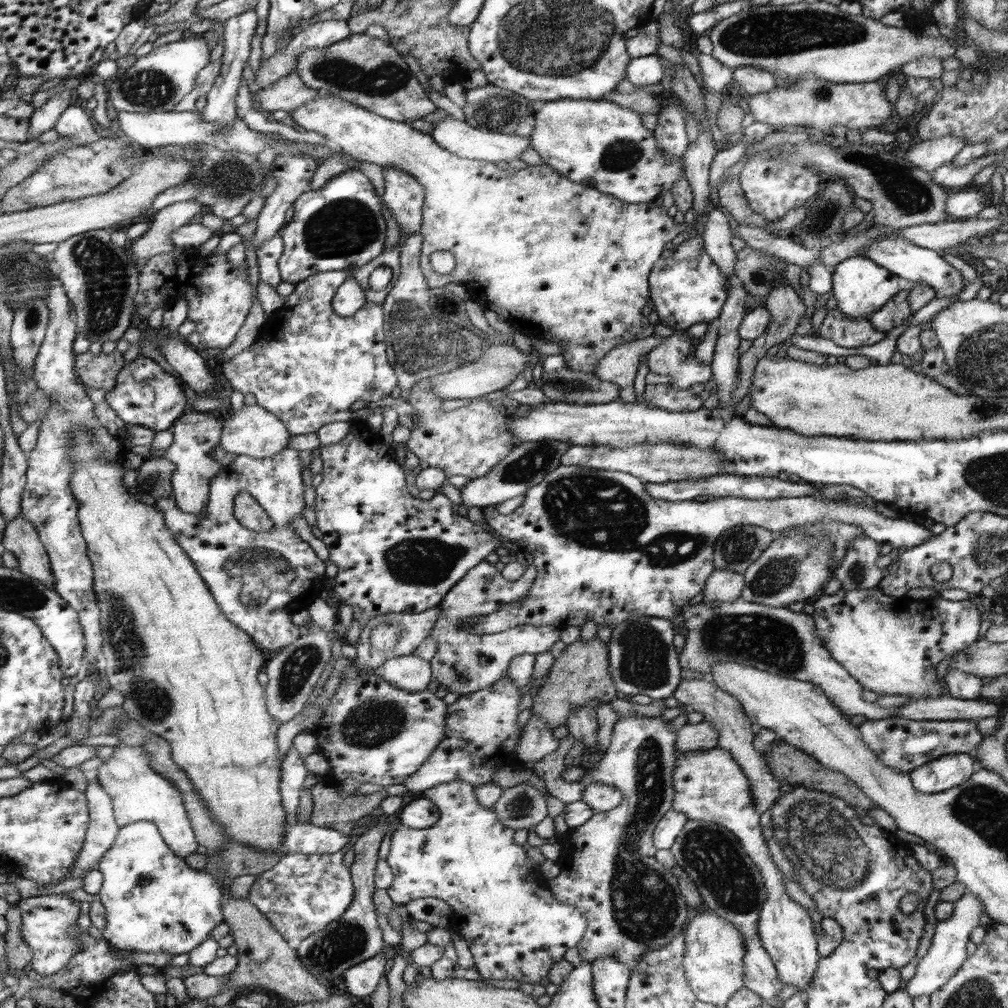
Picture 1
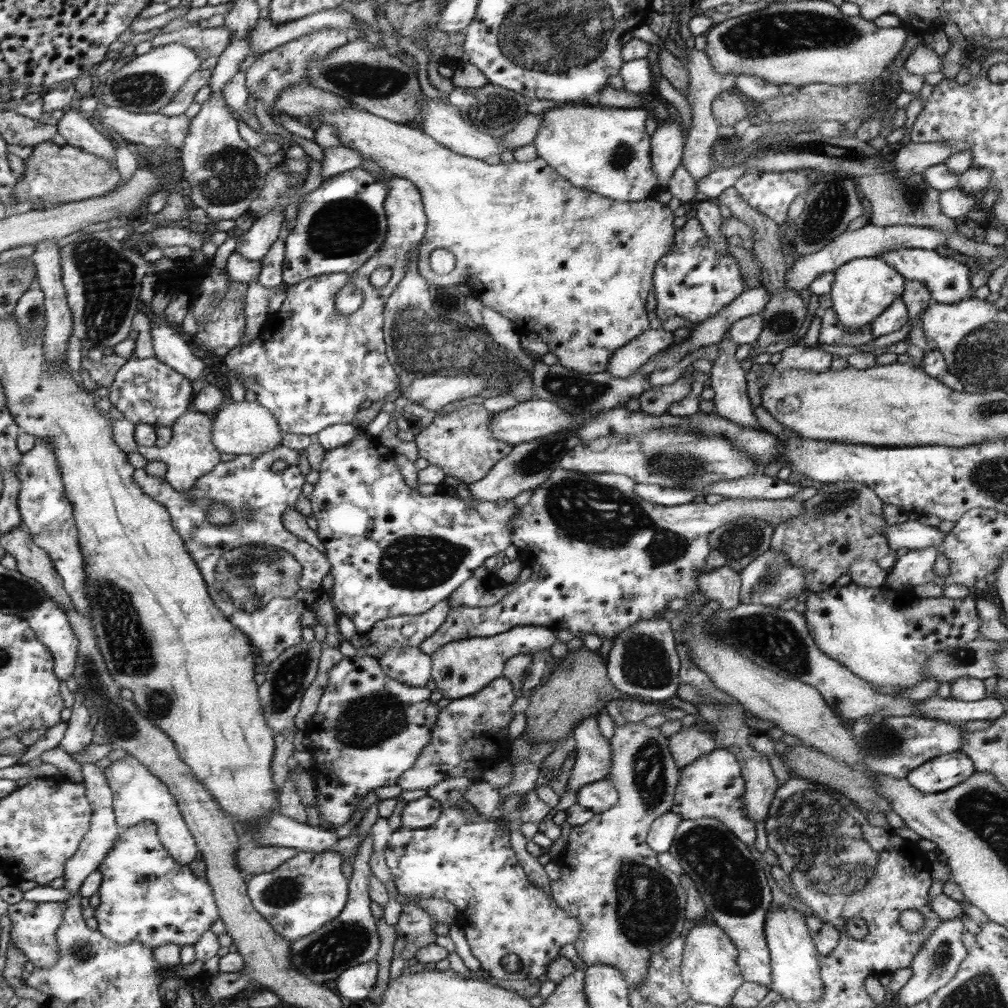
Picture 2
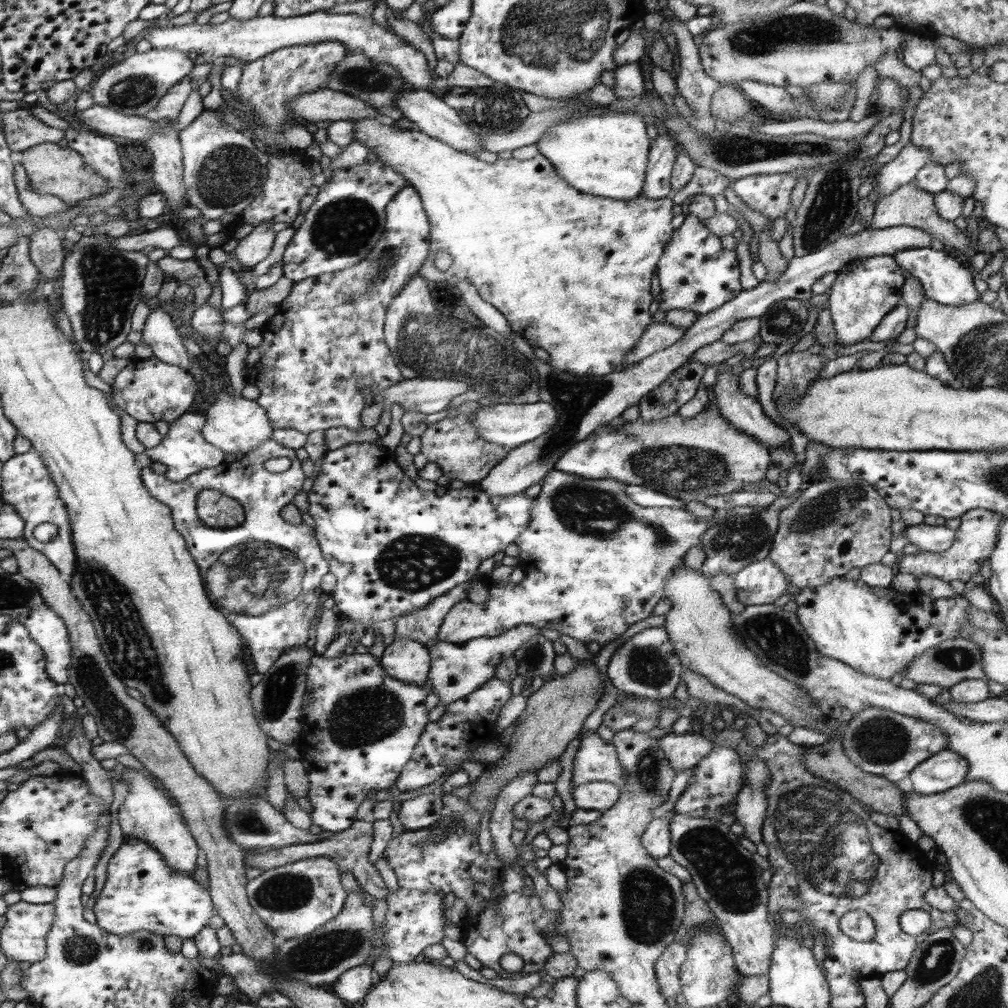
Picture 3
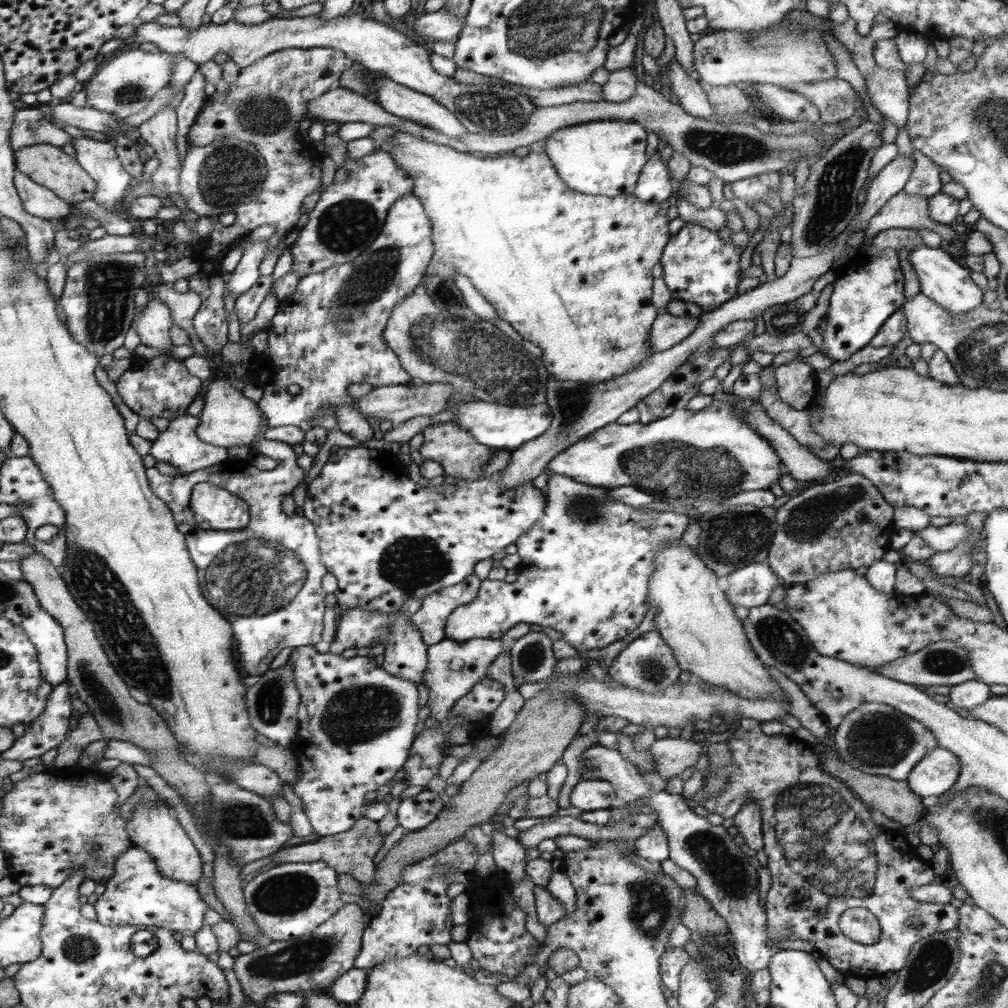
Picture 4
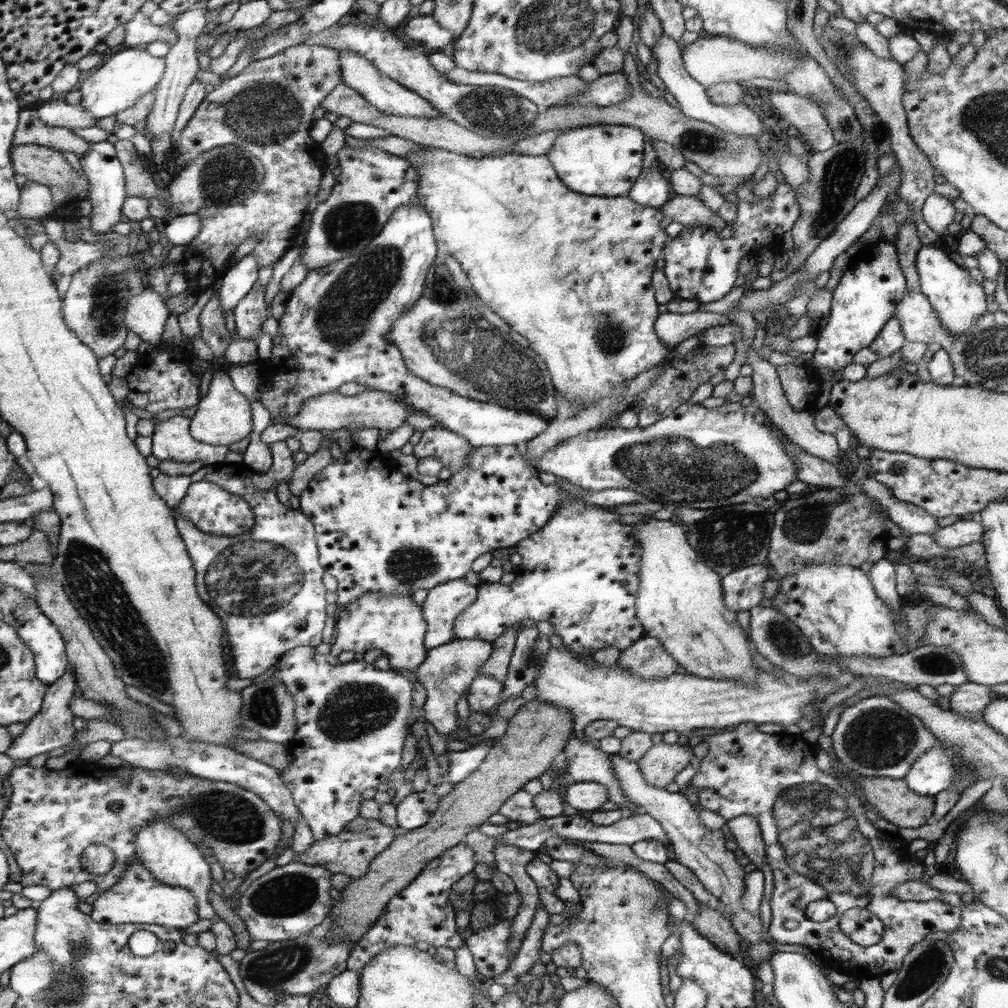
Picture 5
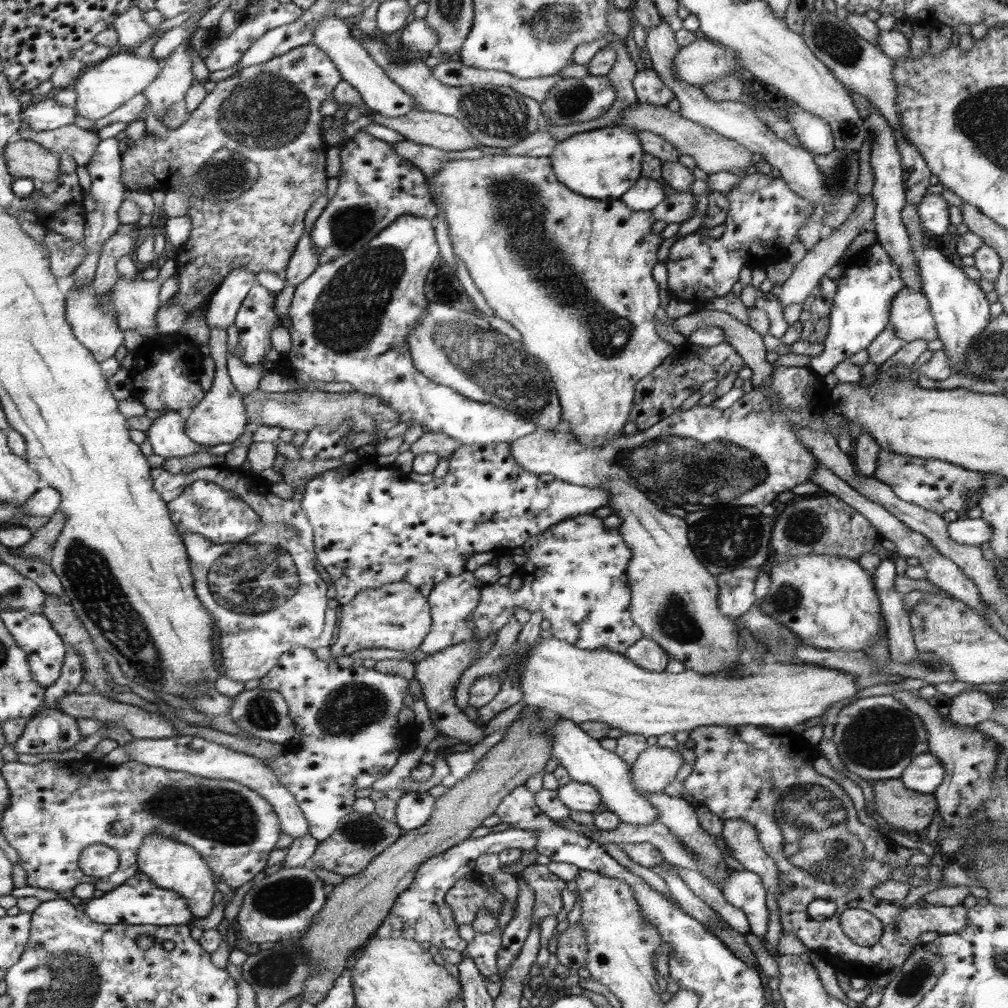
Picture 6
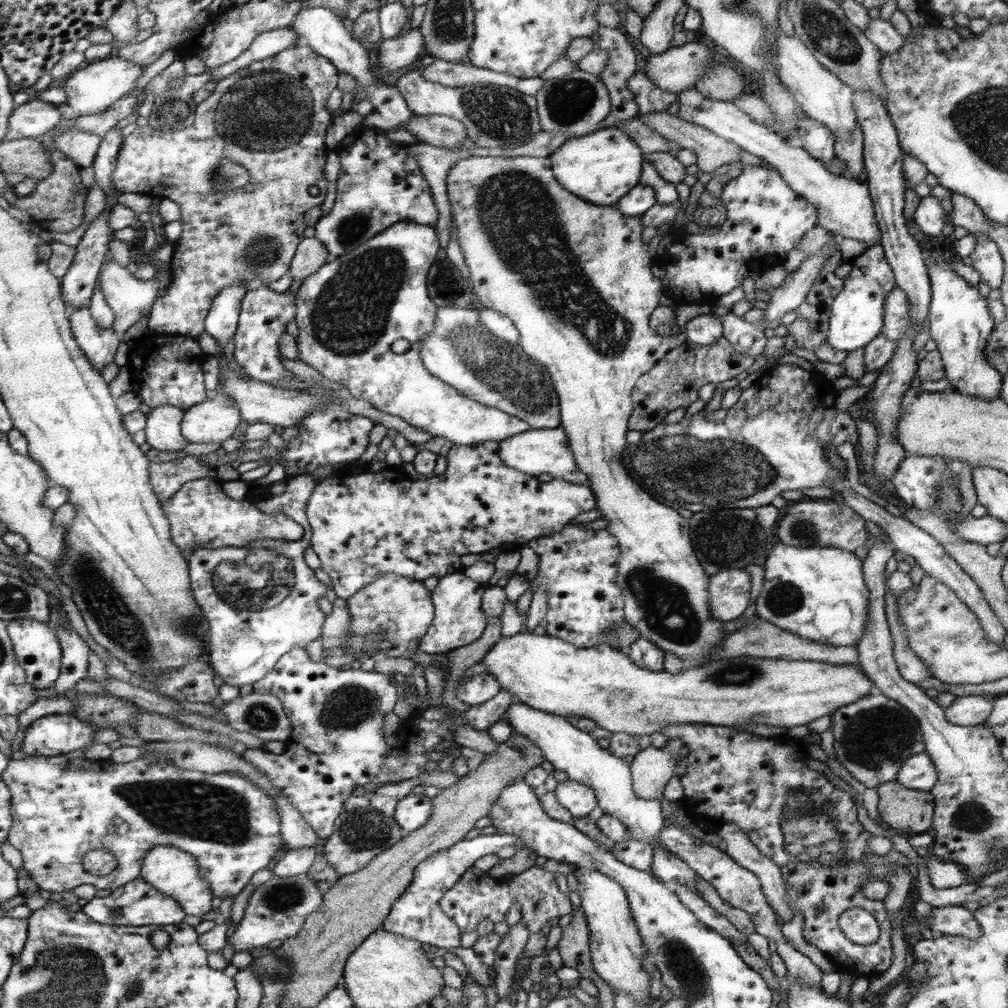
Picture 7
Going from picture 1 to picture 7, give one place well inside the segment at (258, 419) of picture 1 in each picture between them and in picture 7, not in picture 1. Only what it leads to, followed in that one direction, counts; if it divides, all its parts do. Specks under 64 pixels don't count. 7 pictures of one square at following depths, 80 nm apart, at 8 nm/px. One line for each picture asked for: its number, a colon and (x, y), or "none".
2: (244, 428)
3: (235, 424)
4: (228, 418)
5: (224, 416)
6: (220, 418)
7: (215, 420)

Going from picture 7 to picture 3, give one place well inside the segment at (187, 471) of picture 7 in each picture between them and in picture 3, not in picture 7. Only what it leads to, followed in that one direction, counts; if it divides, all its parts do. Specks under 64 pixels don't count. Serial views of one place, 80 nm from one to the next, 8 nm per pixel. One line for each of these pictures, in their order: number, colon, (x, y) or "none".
3: (265, 574)
4: (268, 577)
5: (267, 584)
6: (267, 597)

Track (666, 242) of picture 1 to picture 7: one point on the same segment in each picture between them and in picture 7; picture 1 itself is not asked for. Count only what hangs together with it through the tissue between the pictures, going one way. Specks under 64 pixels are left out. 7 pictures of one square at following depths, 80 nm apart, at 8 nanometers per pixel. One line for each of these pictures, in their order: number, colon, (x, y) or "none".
2: (575, 268)
3: (570, 271)
4: (572, 273)
5: (571, 273)
6: (573, 275)
7: (574, 277)

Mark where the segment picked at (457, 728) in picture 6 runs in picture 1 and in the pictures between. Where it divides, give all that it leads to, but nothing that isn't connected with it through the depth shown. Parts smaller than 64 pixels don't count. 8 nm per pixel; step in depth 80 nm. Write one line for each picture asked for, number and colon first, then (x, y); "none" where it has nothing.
1: (465, 661)
2: (462, 667)
3: (456, 671)
4: (453, 669)
5: (449, 669)

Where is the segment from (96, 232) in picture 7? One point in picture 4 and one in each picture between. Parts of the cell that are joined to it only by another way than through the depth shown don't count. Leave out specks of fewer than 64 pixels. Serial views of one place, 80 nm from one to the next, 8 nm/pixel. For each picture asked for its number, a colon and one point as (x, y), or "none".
4: (99, 158)
5: (108, 194)
6: (108, 189)

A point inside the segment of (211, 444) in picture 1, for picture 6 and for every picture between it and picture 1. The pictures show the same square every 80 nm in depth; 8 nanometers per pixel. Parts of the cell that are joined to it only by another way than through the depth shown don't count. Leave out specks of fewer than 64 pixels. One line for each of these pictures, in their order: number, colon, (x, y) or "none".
2: (191, 453)
3: (184, 450)
4: (180, 446)
5: (172, 440)
6: (167, 435)

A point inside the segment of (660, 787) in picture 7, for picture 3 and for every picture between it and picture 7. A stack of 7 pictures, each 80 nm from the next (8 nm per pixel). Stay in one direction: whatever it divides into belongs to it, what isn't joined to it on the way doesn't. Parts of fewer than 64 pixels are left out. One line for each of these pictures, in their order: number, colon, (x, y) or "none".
3: (683, 751)
4: (672, 756)
5: (659, 765)
6: (656, 767)

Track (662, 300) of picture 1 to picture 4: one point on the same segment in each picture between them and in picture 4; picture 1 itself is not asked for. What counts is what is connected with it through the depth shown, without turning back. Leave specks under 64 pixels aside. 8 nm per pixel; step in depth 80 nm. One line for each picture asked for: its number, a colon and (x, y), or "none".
2: (692, 280)
3: (695, 272)
4: (698, 266)

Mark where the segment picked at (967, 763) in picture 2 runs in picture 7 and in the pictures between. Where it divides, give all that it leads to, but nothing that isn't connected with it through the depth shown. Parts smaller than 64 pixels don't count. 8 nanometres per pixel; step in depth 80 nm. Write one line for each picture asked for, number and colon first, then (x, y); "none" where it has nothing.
3: (946, 769)
4: (938, 771)
5: (932, 772)
6: (925, 773)
7: (918, 772)

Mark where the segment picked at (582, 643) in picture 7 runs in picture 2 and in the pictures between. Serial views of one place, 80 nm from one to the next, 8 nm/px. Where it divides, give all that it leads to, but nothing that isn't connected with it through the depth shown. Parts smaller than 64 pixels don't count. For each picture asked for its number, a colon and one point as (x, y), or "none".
2: (601, 558)
3: (595, 562)
4: (586, 561)
5: (580, 572)
6: (575, 574)

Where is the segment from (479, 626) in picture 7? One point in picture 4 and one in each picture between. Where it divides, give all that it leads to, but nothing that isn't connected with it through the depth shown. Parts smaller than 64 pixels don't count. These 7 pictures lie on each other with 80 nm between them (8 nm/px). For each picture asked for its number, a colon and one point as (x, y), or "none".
4: (430, 619)
5: (444, 603)
6: (453, 600)

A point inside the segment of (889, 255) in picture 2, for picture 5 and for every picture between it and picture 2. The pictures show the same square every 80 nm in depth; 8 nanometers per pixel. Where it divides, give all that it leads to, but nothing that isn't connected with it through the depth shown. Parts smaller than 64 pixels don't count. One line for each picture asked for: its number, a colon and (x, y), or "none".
3: (945, 280)
4: (941, 278)
5: (958, 299)

